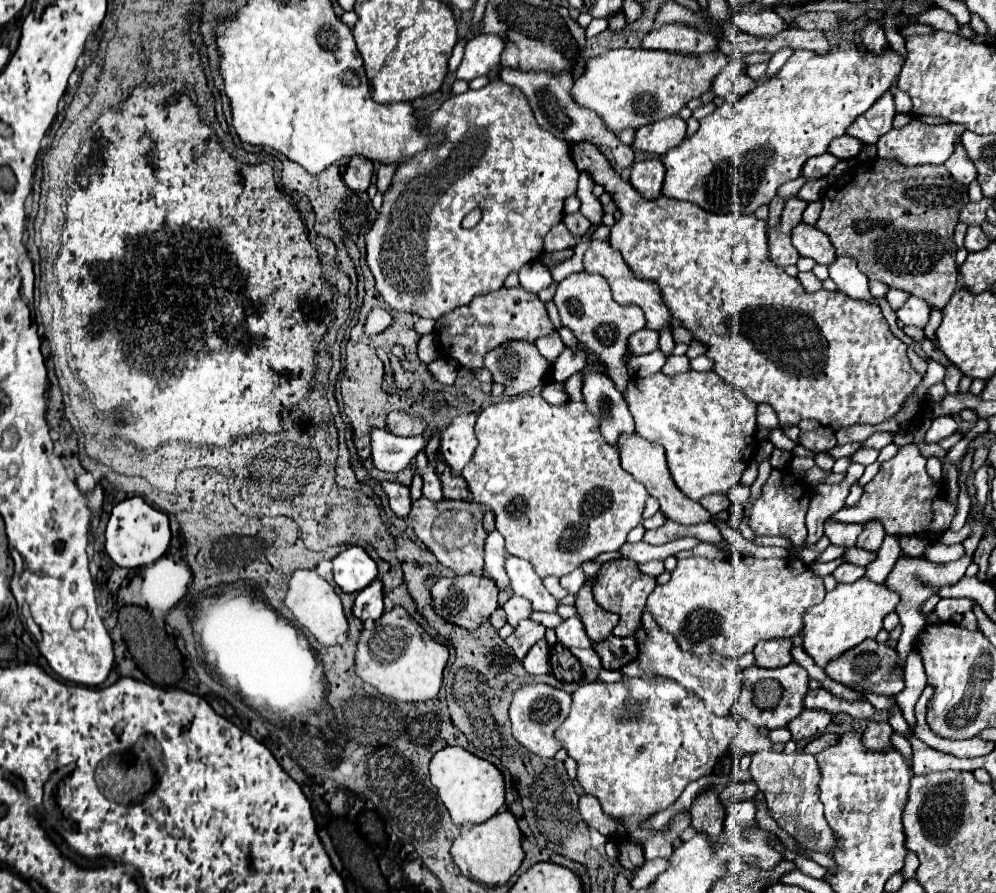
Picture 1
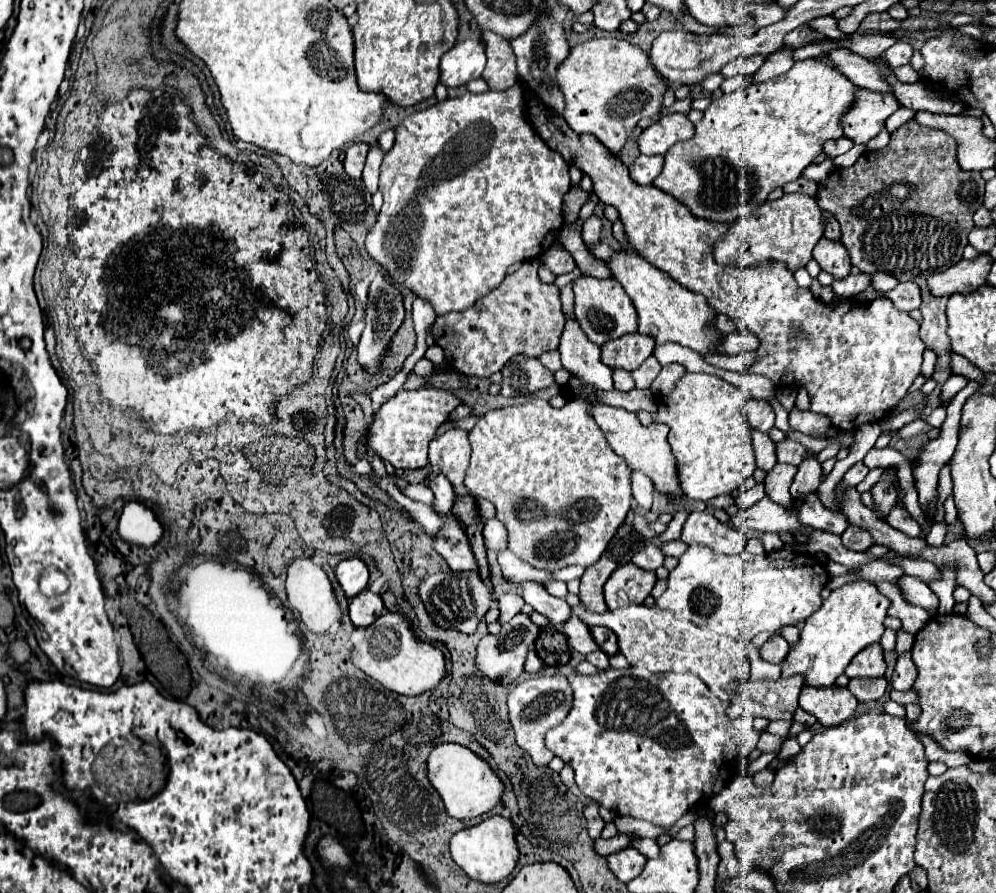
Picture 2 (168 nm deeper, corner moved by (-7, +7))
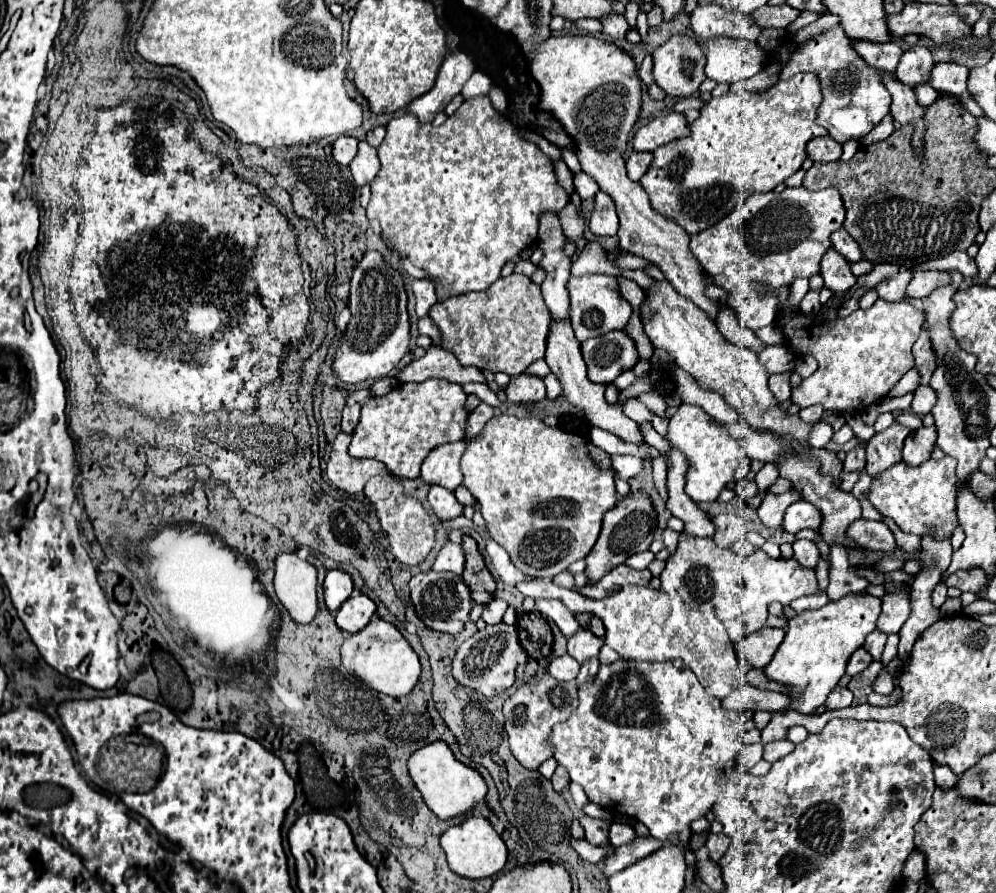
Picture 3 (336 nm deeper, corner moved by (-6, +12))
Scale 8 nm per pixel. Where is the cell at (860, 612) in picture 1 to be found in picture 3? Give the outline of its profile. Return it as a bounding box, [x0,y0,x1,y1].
[765,592,881,714]

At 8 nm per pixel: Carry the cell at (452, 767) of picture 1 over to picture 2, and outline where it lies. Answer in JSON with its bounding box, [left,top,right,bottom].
[426,743,504,821]

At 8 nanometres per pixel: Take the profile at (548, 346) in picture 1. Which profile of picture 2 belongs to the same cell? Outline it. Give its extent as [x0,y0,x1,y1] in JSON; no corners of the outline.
[540,351,562,373]

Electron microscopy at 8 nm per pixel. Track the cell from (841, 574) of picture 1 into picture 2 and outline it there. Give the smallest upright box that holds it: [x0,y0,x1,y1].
[850,561,904,583]

